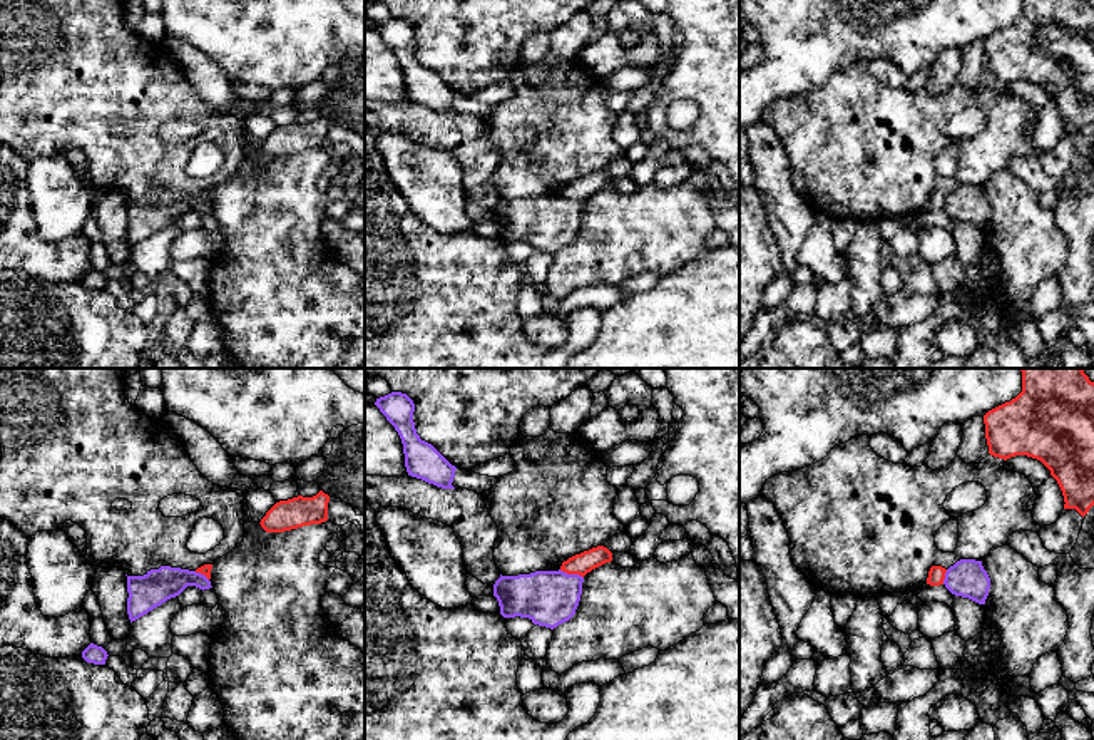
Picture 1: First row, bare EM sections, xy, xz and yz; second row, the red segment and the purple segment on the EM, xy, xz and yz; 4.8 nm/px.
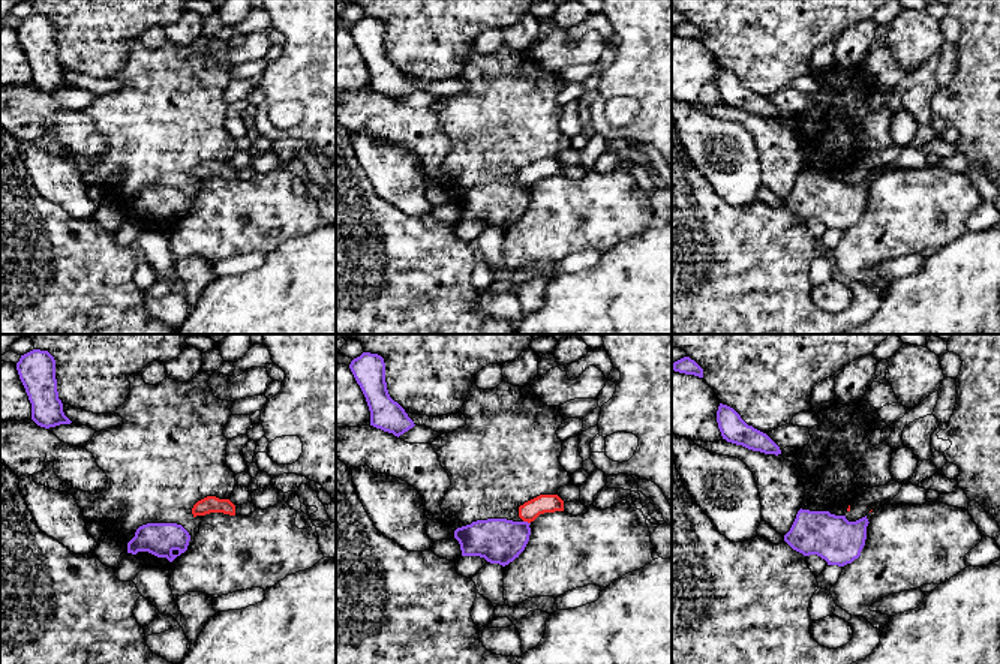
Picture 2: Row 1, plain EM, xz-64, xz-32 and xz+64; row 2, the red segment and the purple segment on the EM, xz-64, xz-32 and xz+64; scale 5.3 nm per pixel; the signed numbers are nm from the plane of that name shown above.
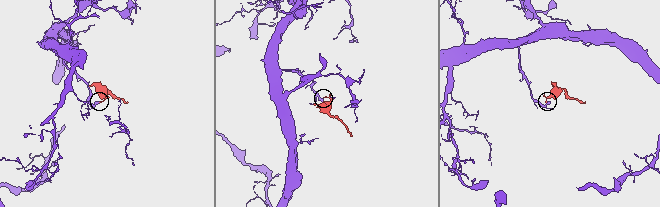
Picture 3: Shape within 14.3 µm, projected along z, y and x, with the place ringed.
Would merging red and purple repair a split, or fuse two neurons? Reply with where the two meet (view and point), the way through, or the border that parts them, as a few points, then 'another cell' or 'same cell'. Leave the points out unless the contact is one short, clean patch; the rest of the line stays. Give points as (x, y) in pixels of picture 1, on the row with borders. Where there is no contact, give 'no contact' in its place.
xz (571, 573) | along xz (559, 570), (582, 578) | another cell

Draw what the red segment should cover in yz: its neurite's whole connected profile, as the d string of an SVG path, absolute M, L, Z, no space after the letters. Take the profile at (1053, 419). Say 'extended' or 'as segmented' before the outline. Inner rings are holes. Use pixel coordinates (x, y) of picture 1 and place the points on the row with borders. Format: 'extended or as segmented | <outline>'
as segmented | M1020 368L1022 392L984 415L989 454L999 459L1027 455L1040 460L1057 480L1064 509L1076 509L1082 517L1094 506L1094 382L1082 368Z

